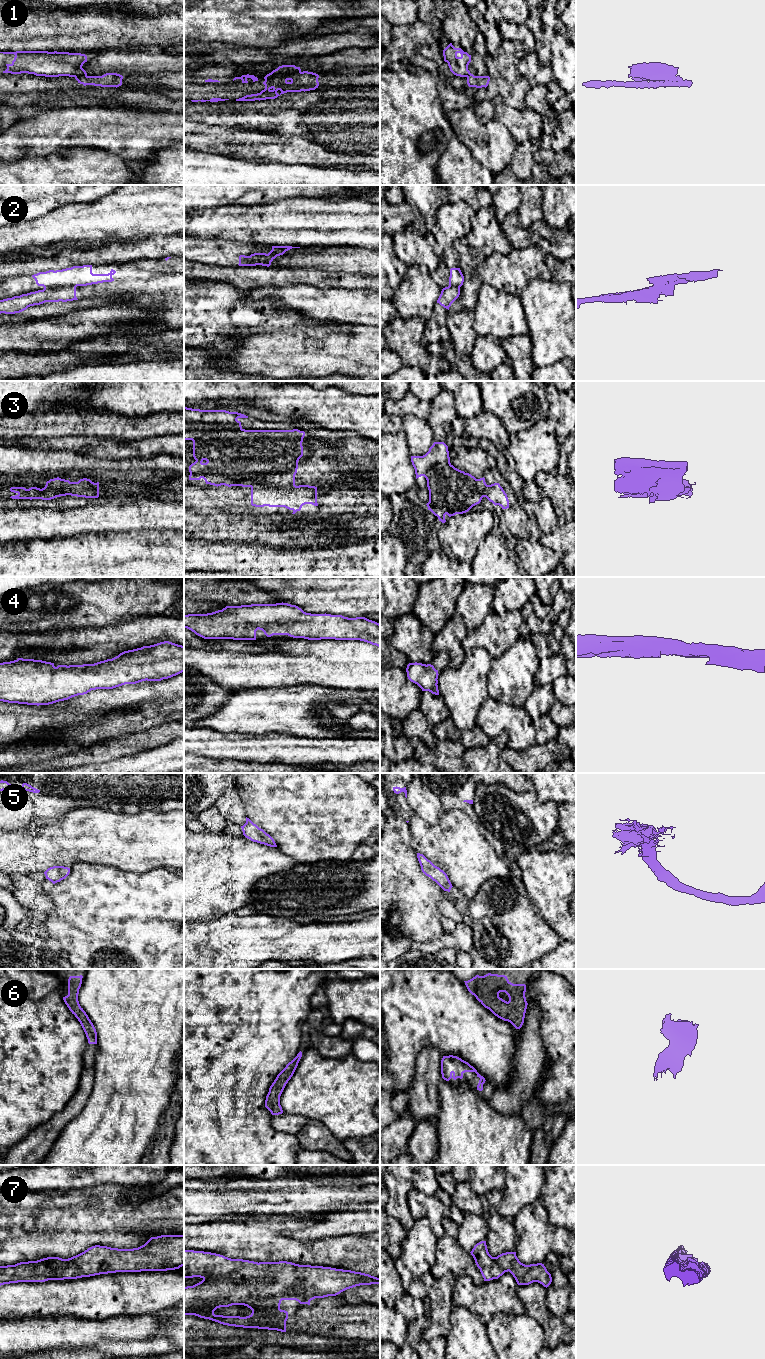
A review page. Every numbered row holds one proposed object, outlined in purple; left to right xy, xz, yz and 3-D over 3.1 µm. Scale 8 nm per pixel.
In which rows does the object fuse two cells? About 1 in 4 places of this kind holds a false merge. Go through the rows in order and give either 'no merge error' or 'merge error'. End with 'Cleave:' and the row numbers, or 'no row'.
1: merge error
2: merge error
3: merge error
4: no merge error
5: no merge error
6: no merge error
7: no merge error
Cleave: 1, 2, 3

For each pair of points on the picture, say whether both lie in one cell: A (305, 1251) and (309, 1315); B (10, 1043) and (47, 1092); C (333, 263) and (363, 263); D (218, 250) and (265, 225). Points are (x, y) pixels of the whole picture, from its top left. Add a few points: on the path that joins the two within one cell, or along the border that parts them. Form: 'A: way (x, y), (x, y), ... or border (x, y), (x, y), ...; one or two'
A: border (283, 1260), (299, 1264), (329, 1267); two
B: way (17, 1053), (17, 1062), (34, 1079); one
C: way (340, 263), (356, 263); one
D: border (212, 238), (226, 238), (258, 243); two

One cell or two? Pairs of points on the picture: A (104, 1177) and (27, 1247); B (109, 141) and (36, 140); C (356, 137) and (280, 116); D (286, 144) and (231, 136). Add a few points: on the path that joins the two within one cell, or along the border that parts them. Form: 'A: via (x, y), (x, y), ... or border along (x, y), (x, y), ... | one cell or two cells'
A: border along (117, 1184), (102, 1184), (71, 1190) | two cells
B: via (91, 139), (54, 140) | one cell
C: via (337, 126), (315, 121), (299, 121) | one cell
D: via (272, 141), (259, 137), (245, 137) | one cell

